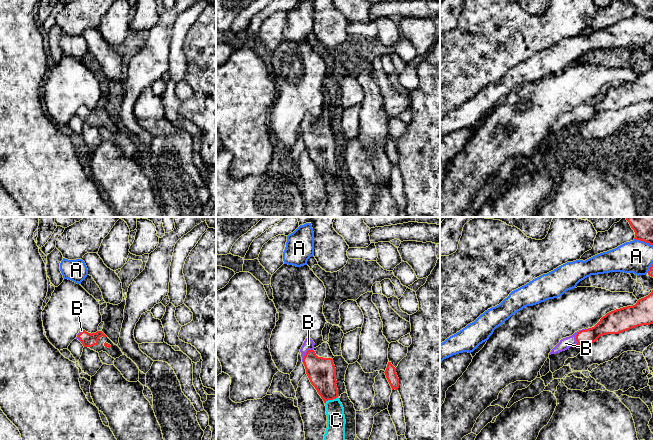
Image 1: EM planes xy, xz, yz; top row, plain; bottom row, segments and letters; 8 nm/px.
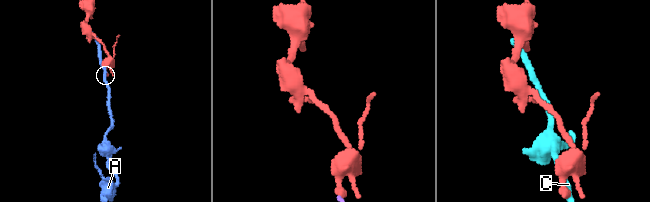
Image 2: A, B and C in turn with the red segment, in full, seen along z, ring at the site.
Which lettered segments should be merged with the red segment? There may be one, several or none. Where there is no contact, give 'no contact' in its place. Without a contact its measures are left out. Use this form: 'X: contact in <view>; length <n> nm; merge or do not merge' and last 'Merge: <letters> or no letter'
A: contact in yz; length 160 nm; do not merge
B: contact in yz; length 160 nm; merge
C: contact in xz; length 120 nm; do not merge
Merge: B

